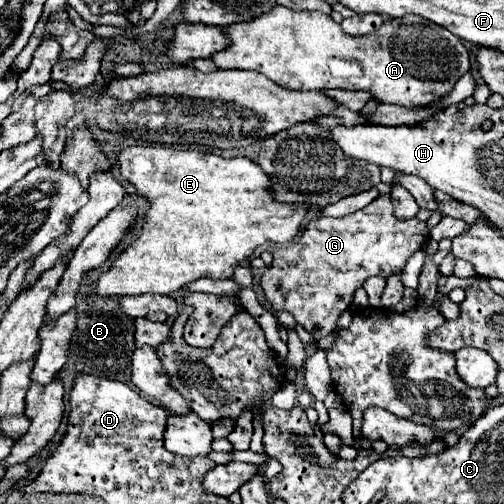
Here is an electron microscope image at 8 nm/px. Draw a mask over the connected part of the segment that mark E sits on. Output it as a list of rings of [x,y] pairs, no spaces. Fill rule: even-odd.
[[[148,145],[148,146],[130,146],[130,148],[124,148],[120,154],[118,154],[118,160],[120,160],[120,172],[122,176],[132,182],[136,186],[136,190],[146,196],[150,200],[150,210],[148,210],[148,216],[142,224],[142,234],[136,242],[132,242],[122,254],[118,254],[118,258],[112,262],[112,268],[108,272],[104,272],[98,280],[98,286],[96,286],[96,292],[100,296],[138,296],[138,294],[146,294],[146,292],[152,292],[152,294],[174,294],[178,290],[182,290],[186,284],[198,280],[198,278],[234,278],[234,268],[238,264],[242,264],[244,260],[248,260],[254,250],[258,246],[262,246],[264,242],[278,242],[278,244],[288,244],[296,238],[296,234],[300,232],[300,224],[304,220],[304,216],[308,214],[310,210],[310,204],[306,202],[298,202],[298,204],[286,204],[286,202],[278,202],[272,198],[270,194],[270,178],[266,176],[266,172],[262,168],[258,168],[256,162],[252,162],[250,158],[246,156],[238,156],[238,158],[222,158],[222,156],[216,156],[212,152],[202,152],[200,150],[180,150],[173,146],[165,145]]]

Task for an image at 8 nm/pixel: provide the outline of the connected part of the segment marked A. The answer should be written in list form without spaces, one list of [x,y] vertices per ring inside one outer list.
[[[278,6],[270,12],[270,16],[260,16],[250,20],[250,24],[234,24],[234,28],[228,28],[226,34],[232,38],[230,48],[226,48],[226,52],[218,52],[218,56],[212,56],[220,70],[256,70],[278,86],[290,90],[368,90],[374,92],[380,102],[400,104],[406,108],[434,104],[434,100],[448,94],[456,80],[470,70],[470,56],[462,40],[446,28],[414,14],[386,20],[386,24],[374,34],[348,36],[340,24],[322,12],[294,12]]]

